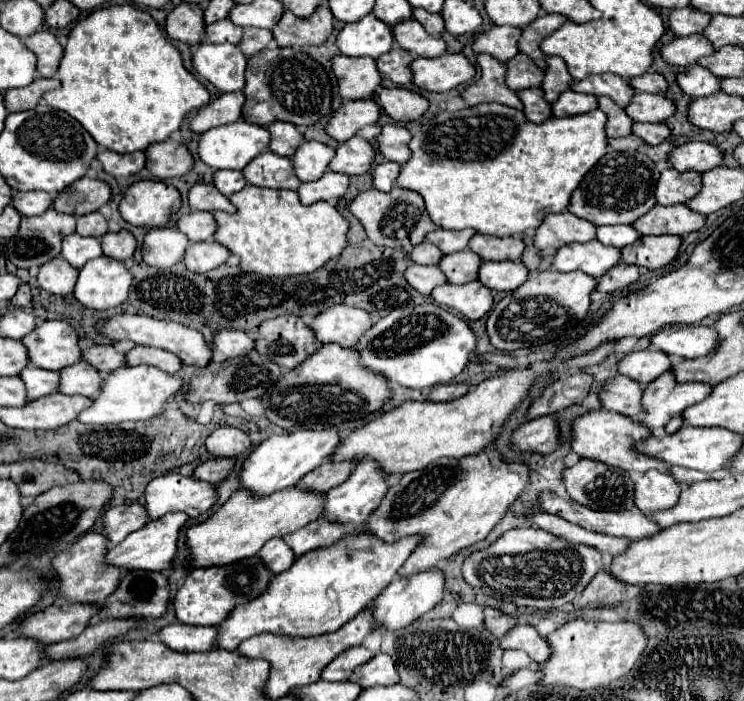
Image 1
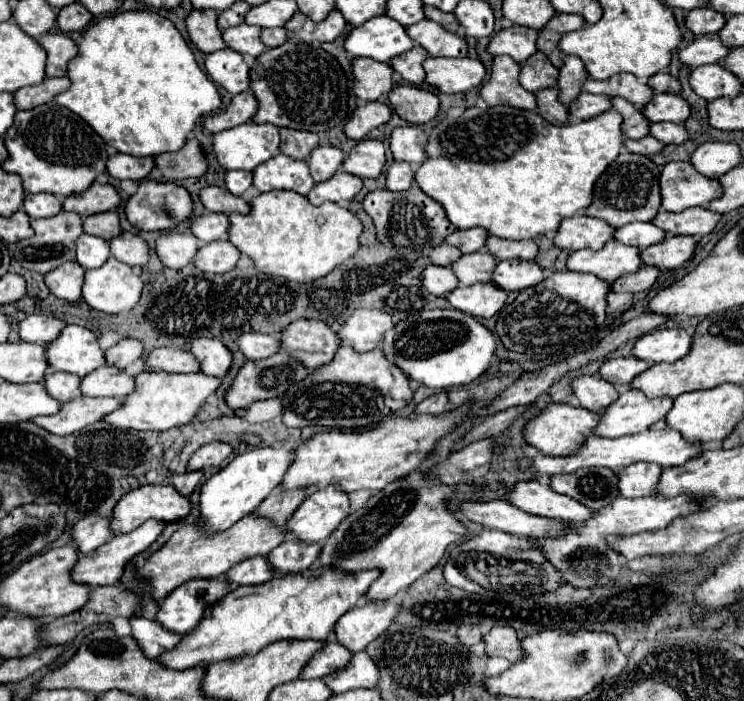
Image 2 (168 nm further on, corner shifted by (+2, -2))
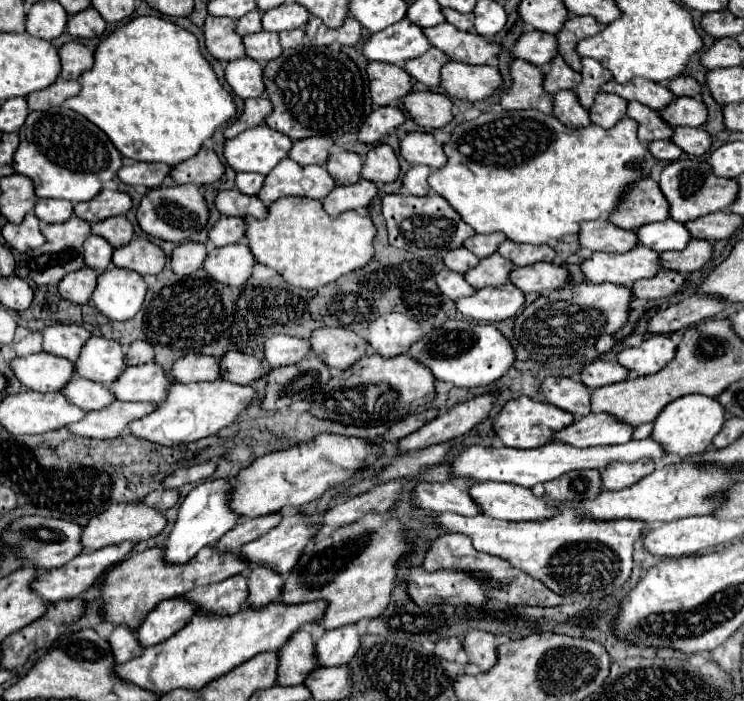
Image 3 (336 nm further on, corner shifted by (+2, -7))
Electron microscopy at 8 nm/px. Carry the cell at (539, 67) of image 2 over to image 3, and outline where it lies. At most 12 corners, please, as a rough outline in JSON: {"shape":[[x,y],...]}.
{"shape":[[561,55],[545,69],[543,89],[557,93],[575,89],[581,75]]}

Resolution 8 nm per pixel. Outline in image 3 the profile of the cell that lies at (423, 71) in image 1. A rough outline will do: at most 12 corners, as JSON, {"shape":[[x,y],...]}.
{"shape":[[449,61],[441,87],[453,99],[481,101],[501,85],[489,65]]}

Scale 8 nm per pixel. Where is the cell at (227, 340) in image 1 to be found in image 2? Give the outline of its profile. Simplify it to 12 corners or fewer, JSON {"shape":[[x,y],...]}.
{"shape":[[243,334],[239,348],[249,360],[281,350],[277,334]]}

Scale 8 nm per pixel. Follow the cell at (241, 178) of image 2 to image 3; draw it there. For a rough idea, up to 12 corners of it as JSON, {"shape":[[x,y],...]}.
{"shape":[[237,173],[235,185],[243,195],[257,195],[259,173]]}

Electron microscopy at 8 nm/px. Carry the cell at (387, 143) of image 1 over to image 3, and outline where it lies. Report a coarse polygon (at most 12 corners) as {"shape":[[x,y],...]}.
{"shape":[[407,133],[399,145],[411,165],[439,169],[443,145],[431,133]]}

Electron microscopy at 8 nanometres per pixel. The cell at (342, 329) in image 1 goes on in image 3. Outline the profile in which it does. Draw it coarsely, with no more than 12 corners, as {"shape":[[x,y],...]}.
{"shape":[[401,313],[375,319],[367,343],[377,355],[401,355],[423,329]]}

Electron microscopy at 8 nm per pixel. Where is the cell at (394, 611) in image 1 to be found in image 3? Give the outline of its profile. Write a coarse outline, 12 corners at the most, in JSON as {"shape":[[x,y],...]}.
{"shape":[[357,625],[323,631],[317,659],[323,667],[355,657]]}

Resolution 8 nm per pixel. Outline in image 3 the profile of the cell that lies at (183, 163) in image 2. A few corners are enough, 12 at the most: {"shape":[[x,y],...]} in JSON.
{"shape":[[207,145],[197,155],[171,167],[181,183],[209,185],[225,167]]}

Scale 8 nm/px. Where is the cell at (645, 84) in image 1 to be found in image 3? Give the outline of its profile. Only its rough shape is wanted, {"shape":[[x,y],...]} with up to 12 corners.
{"shape":[[677,75],[667,89],[675,97],[699,97],[699,85],[691,77]]}

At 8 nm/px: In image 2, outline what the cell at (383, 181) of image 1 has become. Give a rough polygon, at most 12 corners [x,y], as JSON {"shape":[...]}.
{"shape":[[395,162],[387,170],[389,190],[409,190],[415,172],[409,162]]}

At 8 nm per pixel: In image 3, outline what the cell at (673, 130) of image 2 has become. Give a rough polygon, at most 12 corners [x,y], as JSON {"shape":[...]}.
{"shape":[[677,127],[671,141],[687,155],[703,155],[711,137],[701,127]]}

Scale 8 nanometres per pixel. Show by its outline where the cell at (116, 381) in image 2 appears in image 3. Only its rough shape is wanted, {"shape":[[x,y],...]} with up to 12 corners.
{"shape":[[155,365],[127,367],[107,389],[119,401],[161,403],[169,379]]}

